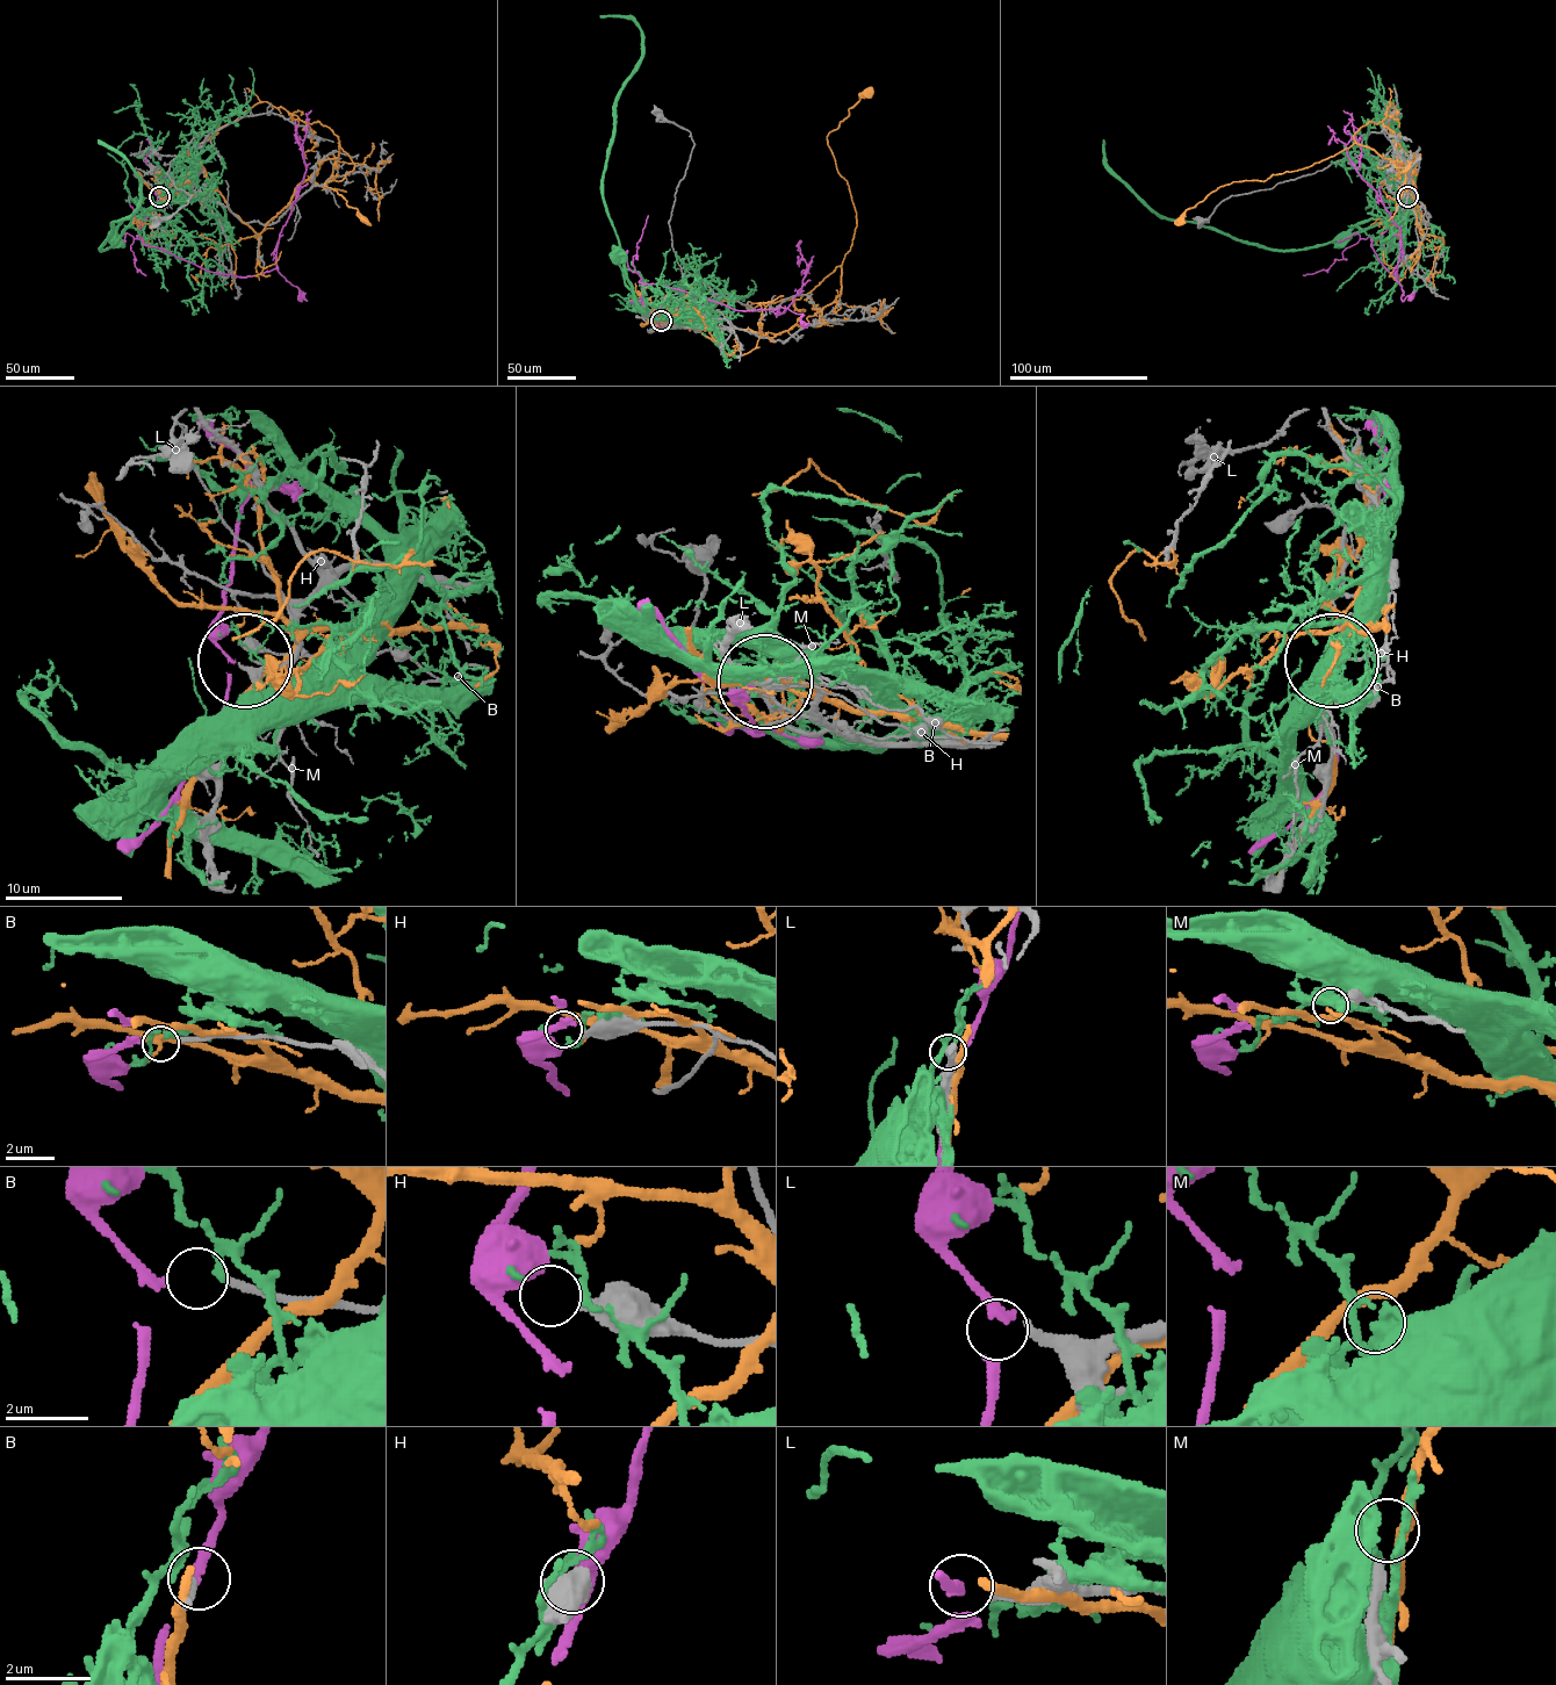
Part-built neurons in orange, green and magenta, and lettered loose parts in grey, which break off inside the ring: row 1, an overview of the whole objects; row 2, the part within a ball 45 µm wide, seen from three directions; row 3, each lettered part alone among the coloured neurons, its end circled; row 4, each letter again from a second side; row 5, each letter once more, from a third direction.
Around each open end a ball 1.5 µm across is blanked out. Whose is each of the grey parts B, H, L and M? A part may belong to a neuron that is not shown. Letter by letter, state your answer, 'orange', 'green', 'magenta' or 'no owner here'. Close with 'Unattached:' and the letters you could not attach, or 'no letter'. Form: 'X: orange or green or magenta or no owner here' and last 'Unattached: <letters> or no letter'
B: magenta
H: no owner here
L: no owner here
M: no owner here
Unattached: H, L, M

